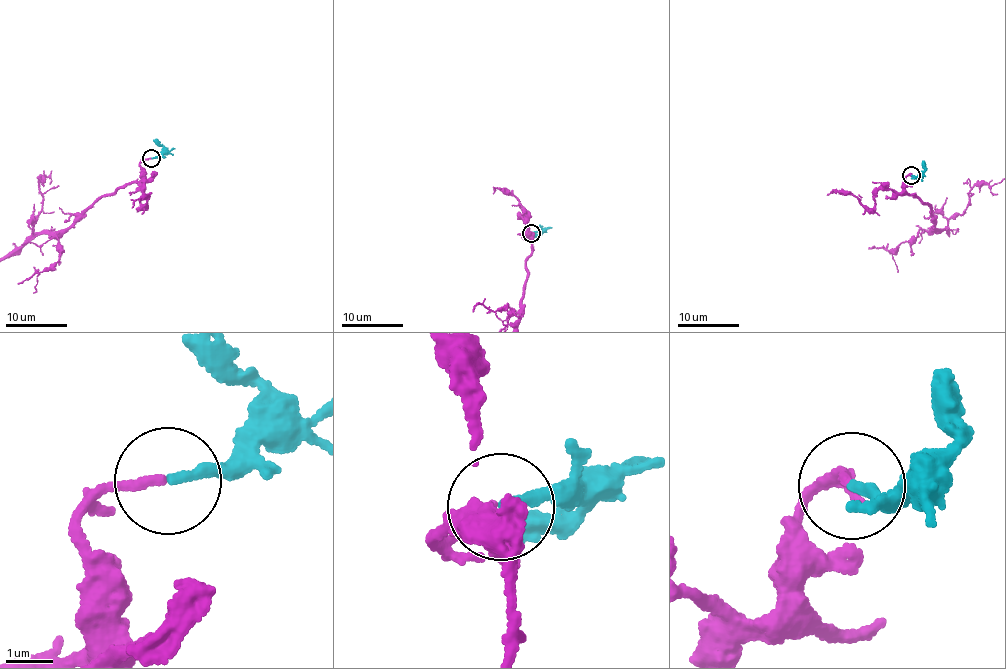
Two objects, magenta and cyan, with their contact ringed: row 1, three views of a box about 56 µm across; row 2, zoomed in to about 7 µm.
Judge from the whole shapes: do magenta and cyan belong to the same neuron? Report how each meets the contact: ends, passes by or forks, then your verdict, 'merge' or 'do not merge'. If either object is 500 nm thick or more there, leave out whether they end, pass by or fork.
magenta ends | cyan ends | merge

